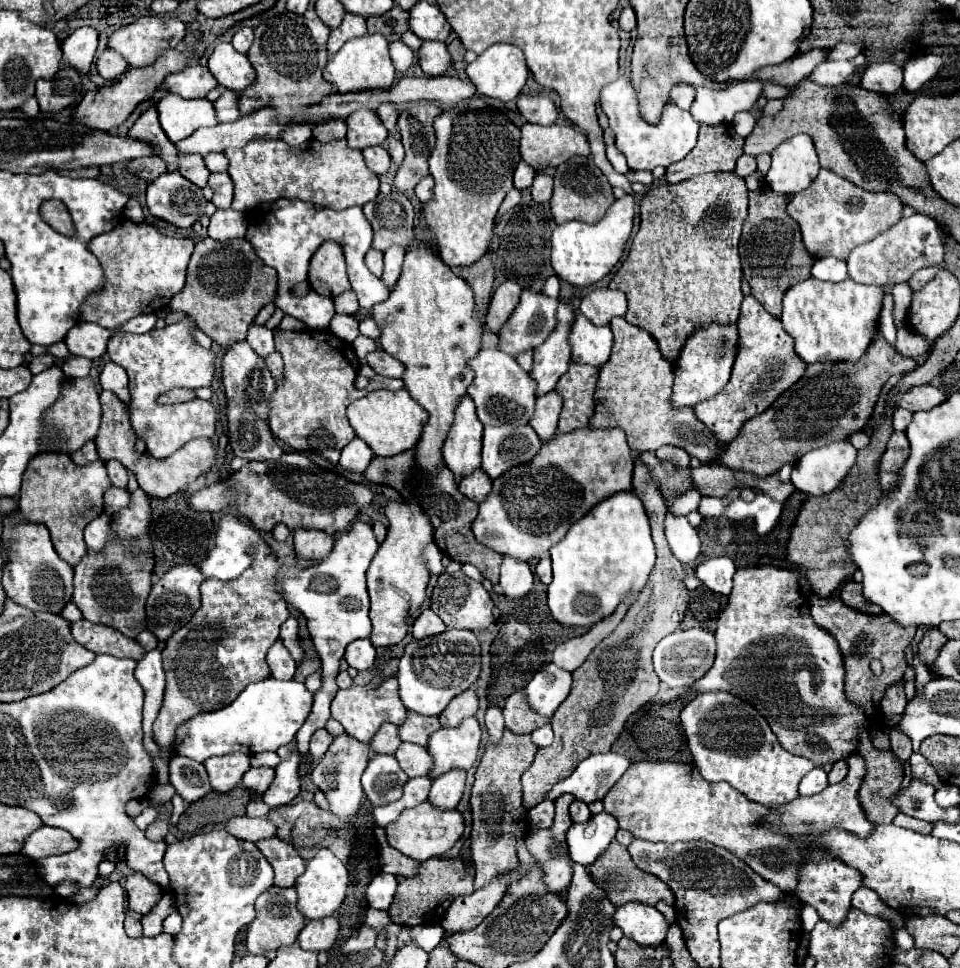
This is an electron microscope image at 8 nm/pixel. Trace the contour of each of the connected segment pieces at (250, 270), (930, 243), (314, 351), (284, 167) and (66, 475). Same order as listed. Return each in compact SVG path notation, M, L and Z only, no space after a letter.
M211 237L201 239L195 245L187 267L187 283L181 293L177 293L169 307L193 315L197 327L207 333L213 341L223 347L245 339L247 327L257 317L259 309L273 301L277 295L279 277L273 267L267 267L255 253L247 239L215 241Z
M915 213L911 217L903 217L899 223L895 223L875 239L853 249L847 259L847 269L849 277L857 283L879 285L883 289L889 289L897 283L907 283L915 271L941 263L943 263L943 235L939 233L939 225L931 217Z
M275 329L275 347L283 355L285 369L269 401L269 427L275 437L295 451L309 451L331 463L339 461L341 449L355 437L345 409L351 401L369 393L355 387L355 375L361 365L351 345L337 337L319 337L317 333L293 333Z
M259 137L239 149L225 149L229 159L229 177L235 185L233 209L249 211L261 203L273 203L279 197L301 199L329 209L347 209L365 205L379 193L379 177L365 165L361 151L347 147L345 139L321 143L309 139L299 147L291 147L283 139Z
M39 453L29 461L19 493L19 511L31 523L41 523L49 529L55 551L71 567L87 553L83 529L103 511L103 493L111 487L103 461L89 465L75 465L61 453Z

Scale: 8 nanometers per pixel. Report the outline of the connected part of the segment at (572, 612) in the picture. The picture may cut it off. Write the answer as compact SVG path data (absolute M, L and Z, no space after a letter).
M617 493L599 505L595 505L583 519L577 521L557 545L551 547L553 580L549 585L549 609L555 621L573 627L593 627L627 599L637 601L647 587L649 575L655 565L655 545L649 533L649 521L645 509L635 493Z

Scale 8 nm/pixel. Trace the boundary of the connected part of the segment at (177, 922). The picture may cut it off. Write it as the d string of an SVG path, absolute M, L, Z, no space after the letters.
M173 911L165 921L163 921L163 931L169 935L177 935L181 931L181 915Z

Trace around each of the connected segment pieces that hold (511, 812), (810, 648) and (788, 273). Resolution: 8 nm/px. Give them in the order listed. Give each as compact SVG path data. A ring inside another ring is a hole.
M509 729L503 731L499 743L487 743L487 749L481 757L481 763L475 773L475 783L471 787L471 855L475 863L475 887L487 885L497 875L513 869L519 859L515 853L515 839L525 837L527 833L527 809L521 805L521 775L531 767L537 745L531 741L531 735L517 735Z
M747 567L737 569L733 577L733 591L729 595L727 609L717 619L717 655L713 667L689 687L667 689L661 687L655 703L669 703L685 697L689 691L727 691L743 701L749 701L767 721L777 735L783 749L789 753L807 757L817 765L837 763L847 759L857 747L857 735L865 723L865 713L857 709L845 697L843 687L843 657L837 641L817 627L809 615L809 603L799 595L799 575L791 569L777 567Z
M763 185L749 191L749 215L743 225L739 255L743 275L751 287L751 295L773 315L781 317L781 299L789 287L811 277L813 257L805 251L799 225L787 213L787 197Z

